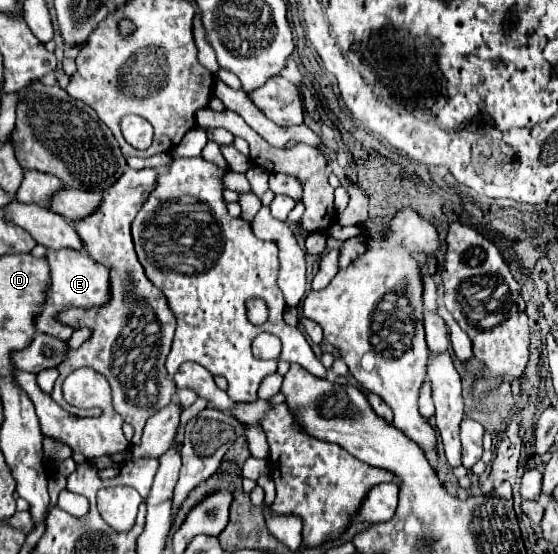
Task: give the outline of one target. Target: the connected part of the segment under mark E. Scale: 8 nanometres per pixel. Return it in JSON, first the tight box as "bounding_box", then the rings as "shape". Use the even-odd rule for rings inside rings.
{"bounding_box":[34,249,108,341],"shape":[[[74,249],[48,251],[46,261],[48,261],[48,267],[50,267],[50,285],[48,285],[48,291],[46,291],[46,299],[42,303],[42,311],[40,311],[40,315],[36,315],[34,325],[36,325],[36,331],[48,333],[48,335],[52,335],[60,341],[66,341],[74,331],[70,327],[56,323],[52,317],[60,309],[68,309],[72,305],[76,305],[76,307],[104,305],[104,301],[108,301],[108,269],[102,263],[88,257],[86,253],[74,251]]]}

